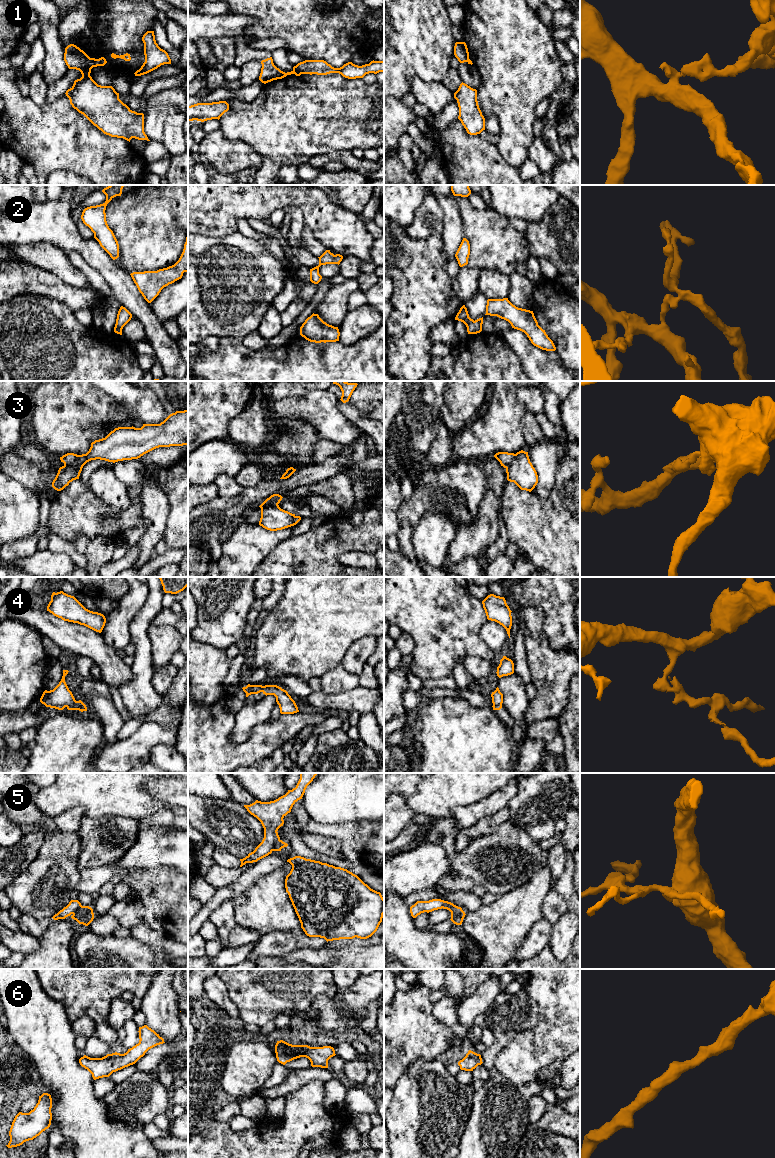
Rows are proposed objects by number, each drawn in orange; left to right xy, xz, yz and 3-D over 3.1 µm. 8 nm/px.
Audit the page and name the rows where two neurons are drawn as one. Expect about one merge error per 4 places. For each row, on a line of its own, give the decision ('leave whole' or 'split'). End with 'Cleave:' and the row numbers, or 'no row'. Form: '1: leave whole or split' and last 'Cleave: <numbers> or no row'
1: split
2: leave whole
3: split
4: split
5: split
6: leave whole
Cleave: 1, 3, 4, 5

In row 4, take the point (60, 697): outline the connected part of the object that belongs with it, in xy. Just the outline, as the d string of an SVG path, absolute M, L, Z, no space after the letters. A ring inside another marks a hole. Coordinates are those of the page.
M63 670L62 679L53 690L43 692L40 702L46 707L63 710L75 703L76 700L65 682L65 676L68 672L68 670Z

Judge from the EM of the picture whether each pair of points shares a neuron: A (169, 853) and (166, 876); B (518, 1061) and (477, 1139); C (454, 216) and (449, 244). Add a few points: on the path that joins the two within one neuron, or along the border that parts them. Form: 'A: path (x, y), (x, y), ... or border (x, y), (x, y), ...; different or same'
A: border (177, 870), (171, 867), (155, 867), (145, 871); different
B: border (498, 1072), (503, 1074), (517, 1087); different
C: path (452, 223), (452, 237); same

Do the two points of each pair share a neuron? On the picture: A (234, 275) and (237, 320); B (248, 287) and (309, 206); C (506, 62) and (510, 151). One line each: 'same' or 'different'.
A: same
B: different
C: same

